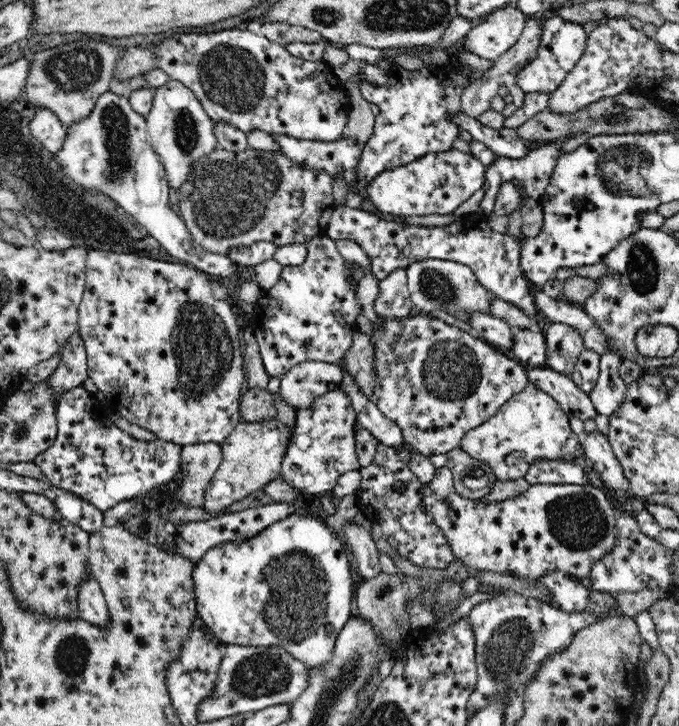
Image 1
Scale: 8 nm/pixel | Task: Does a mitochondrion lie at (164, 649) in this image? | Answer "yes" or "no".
no

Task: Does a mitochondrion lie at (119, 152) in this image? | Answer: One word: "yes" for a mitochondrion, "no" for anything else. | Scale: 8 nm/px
yes

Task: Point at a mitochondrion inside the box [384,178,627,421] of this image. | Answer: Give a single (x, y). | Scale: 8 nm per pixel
(450, 370)

